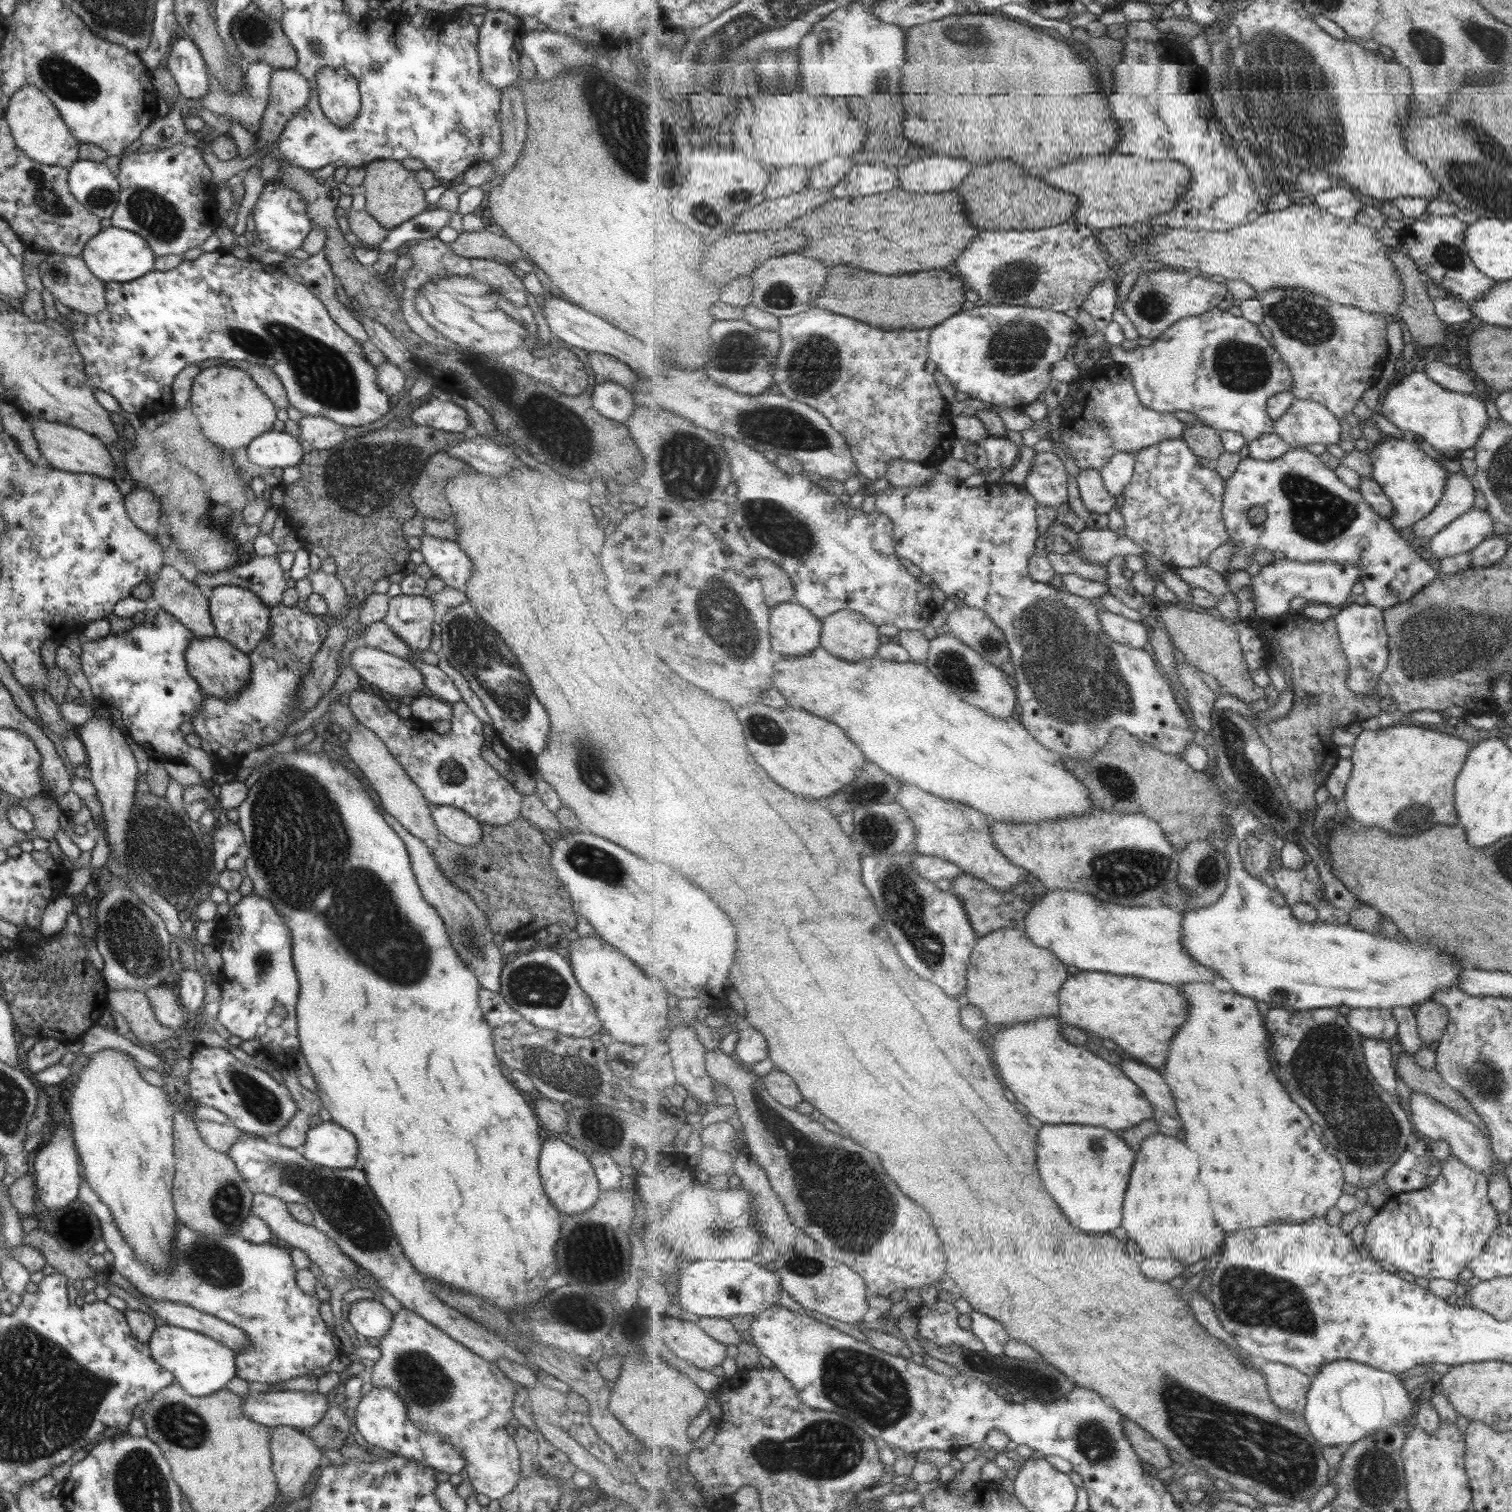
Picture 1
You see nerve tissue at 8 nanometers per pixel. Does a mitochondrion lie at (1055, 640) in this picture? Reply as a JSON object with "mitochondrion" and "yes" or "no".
{"mitochondrion":"yes"}

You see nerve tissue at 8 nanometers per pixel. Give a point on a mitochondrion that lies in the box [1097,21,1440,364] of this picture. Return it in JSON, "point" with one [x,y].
{"point":[1280,68]}

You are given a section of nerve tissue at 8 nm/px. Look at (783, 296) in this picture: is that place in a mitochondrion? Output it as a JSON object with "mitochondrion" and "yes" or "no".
{"mitochondrion":"yes"}

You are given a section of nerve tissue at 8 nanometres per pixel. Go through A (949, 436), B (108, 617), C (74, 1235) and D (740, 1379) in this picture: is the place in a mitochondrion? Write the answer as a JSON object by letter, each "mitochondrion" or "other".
{"A":"other","B":"other","C":"other","D":"other"}

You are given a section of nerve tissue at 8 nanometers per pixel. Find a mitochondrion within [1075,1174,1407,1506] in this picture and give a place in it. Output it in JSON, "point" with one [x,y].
{"point":[1244,1445]}

